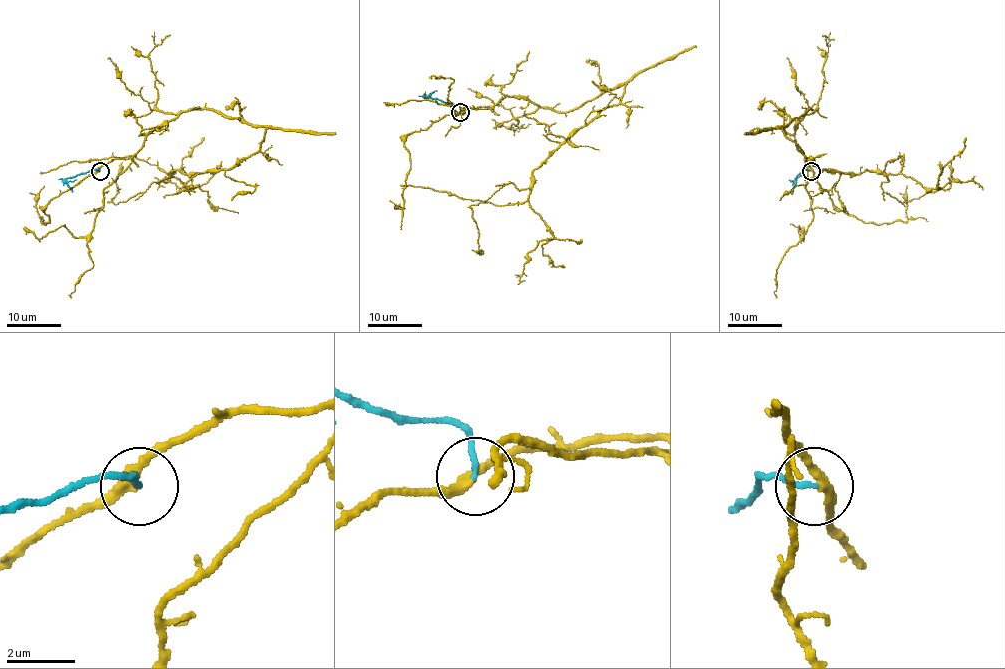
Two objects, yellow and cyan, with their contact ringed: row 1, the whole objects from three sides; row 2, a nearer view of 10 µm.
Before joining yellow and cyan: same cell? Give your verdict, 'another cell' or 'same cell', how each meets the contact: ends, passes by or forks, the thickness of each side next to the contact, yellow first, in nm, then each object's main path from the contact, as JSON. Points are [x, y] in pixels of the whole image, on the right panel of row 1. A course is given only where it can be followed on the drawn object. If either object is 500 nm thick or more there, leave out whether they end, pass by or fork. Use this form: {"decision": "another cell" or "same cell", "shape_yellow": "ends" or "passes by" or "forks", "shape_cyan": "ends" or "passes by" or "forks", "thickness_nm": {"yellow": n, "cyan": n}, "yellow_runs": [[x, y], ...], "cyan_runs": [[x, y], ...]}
{"decision": "same cell", "shape_yellow": "passes by", "shape_cyan": "ends", "thickness_nm": {"yellow": 300, "cyan": 140}, "yellow_runs": [[812, 170], [794, 134], [809, 109], [782, 128], [806, 157], [883, 173], [903, 204], [947, 189], [951, 162]], "cyan_runs": [[811, 170], [802, 169], [790, 192]]}

